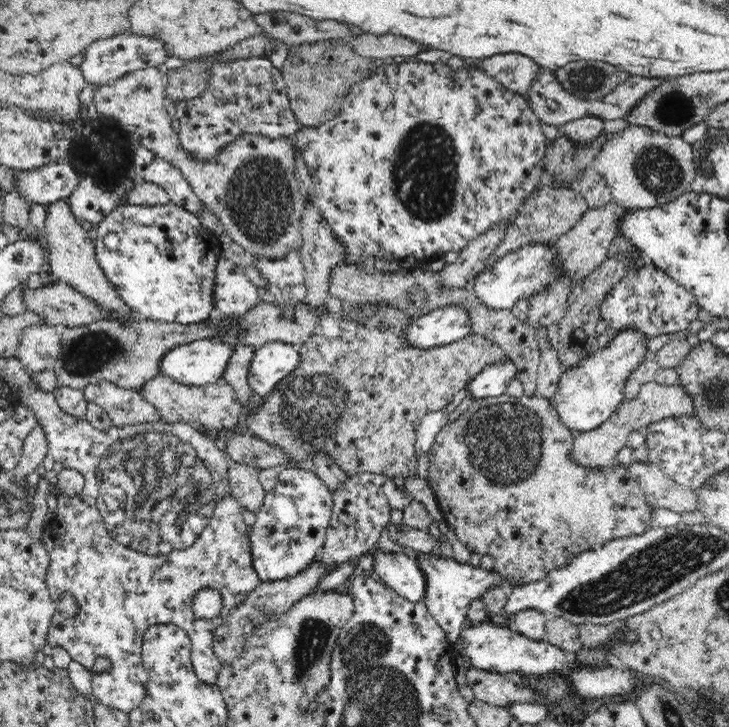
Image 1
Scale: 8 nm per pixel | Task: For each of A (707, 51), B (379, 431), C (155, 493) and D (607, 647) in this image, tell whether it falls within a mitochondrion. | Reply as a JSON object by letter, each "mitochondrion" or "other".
{"A":"other","B":"other","C":"mitochondrion","D":"other"}

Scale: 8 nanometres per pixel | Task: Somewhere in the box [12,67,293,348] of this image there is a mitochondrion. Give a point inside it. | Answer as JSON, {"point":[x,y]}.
{"point":[104,131]}

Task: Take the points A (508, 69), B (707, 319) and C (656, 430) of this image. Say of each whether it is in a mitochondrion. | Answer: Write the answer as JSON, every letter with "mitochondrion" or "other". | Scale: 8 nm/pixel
{"A":"other","B":"other","C":"other"}

